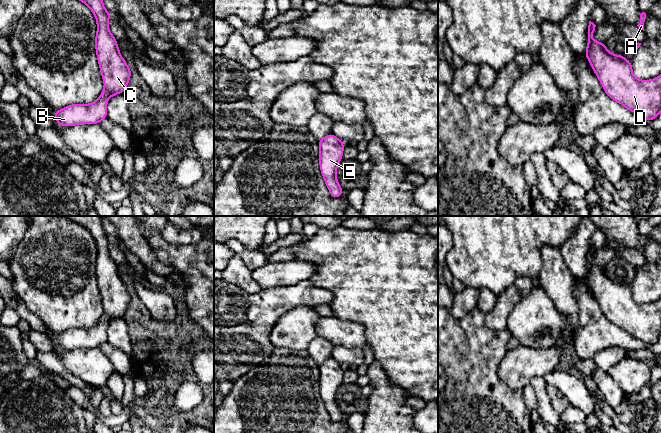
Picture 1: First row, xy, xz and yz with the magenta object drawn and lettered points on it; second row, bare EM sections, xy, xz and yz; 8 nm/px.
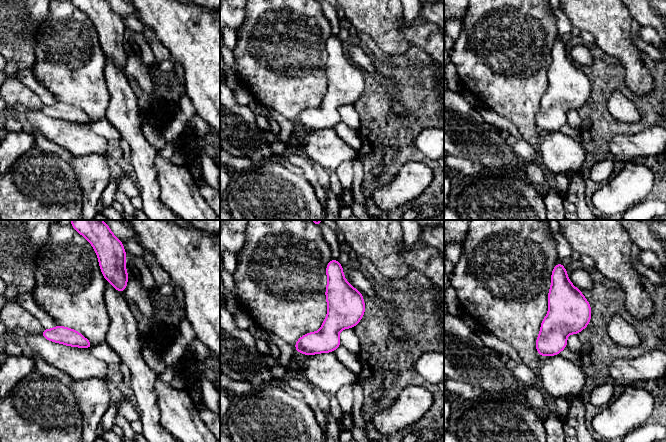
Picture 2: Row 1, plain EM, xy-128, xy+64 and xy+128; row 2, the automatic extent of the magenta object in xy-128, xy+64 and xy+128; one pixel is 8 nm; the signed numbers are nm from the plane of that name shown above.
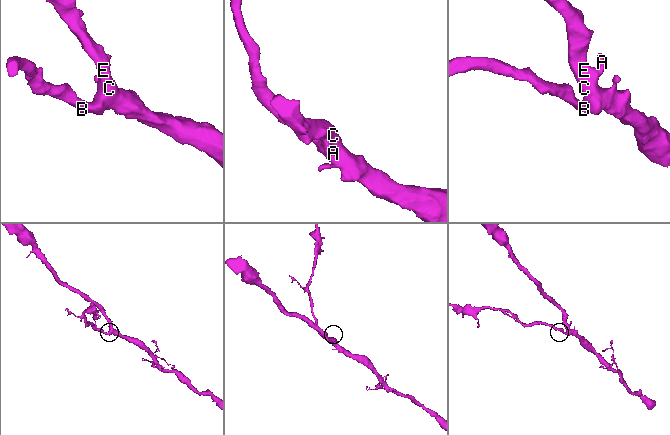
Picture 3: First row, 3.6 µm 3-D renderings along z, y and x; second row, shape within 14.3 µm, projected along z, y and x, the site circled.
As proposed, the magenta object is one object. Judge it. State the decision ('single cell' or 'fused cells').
single cell

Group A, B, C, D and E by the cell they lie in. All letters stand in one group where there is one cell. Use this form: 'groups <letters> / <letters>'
groups A B C D E

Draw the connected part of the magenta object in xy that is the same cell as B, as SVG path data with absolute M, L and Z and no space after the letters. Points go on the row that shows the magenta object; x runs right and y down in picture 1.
M79 0L86 4L97 21L95 48L104 89L92 104L71 104L54 112L59 126L99 124L107 118L107 100L124 93L131 77L131 69L120 54L117 39L111 34L108 21L112 16L102 0Z

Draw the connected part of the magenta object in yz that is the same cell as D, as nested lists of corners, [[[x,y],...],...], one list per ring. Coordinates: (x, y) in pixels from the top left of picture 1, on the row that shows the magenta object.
[[[589,21],[585,55],[605,93],[643,120],[654,120],[661,111],[661,74],[651,80],[634,77],[632,62],[611,54],[605,42],[592,39],[596,25]]]

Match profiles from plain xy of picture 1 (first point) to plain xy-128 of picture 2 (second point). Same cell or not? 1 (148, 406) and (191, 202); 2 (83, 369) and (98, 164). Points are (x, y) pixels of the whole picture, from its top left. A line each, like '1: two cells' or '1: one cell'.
1: two cells
2: two cells

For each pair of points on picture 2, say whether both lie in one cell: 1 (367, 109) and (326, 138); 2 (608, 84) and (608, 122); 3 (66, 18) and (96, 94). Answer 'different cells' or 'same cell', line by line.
1: different cells
2: same cell
3: same cell

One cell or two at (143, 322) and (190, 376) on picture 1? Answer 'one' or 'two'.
one

